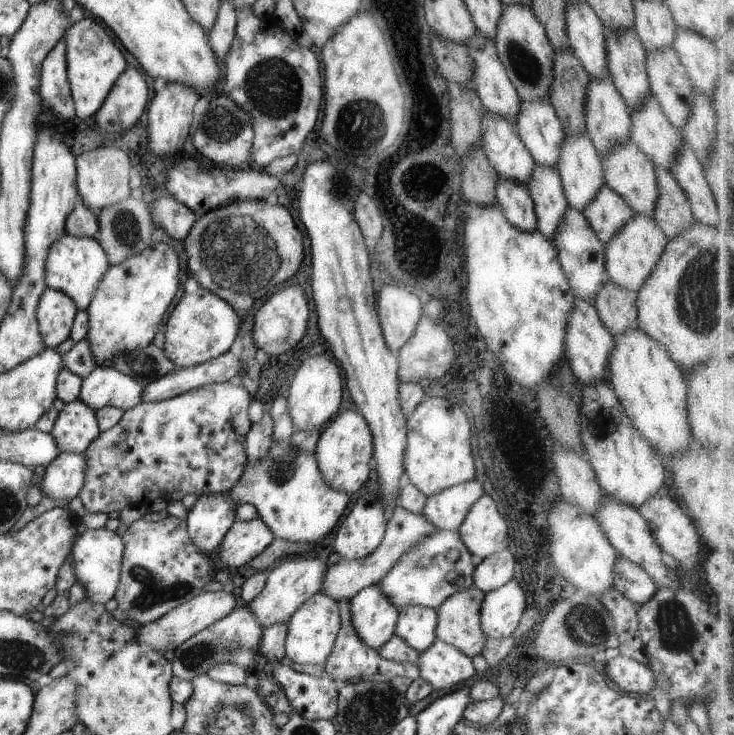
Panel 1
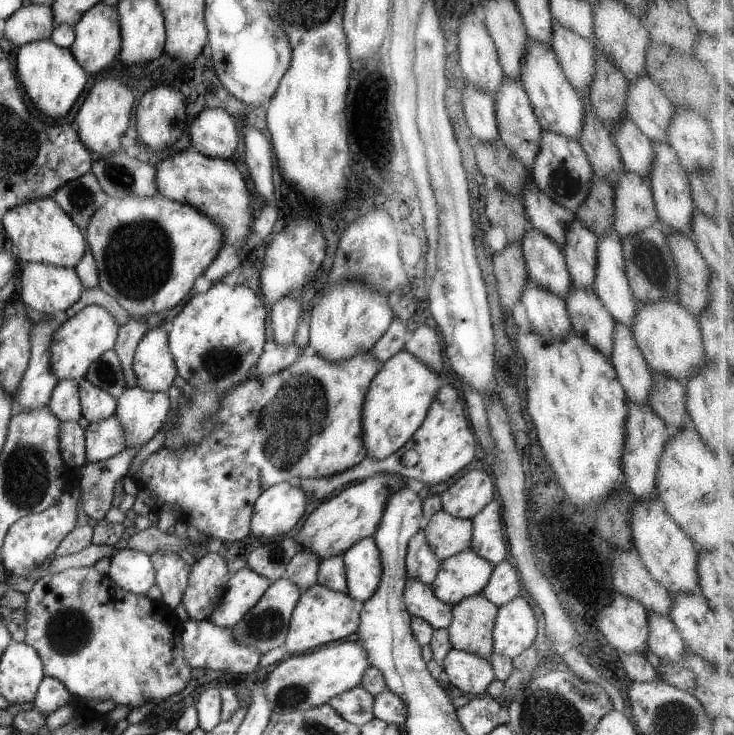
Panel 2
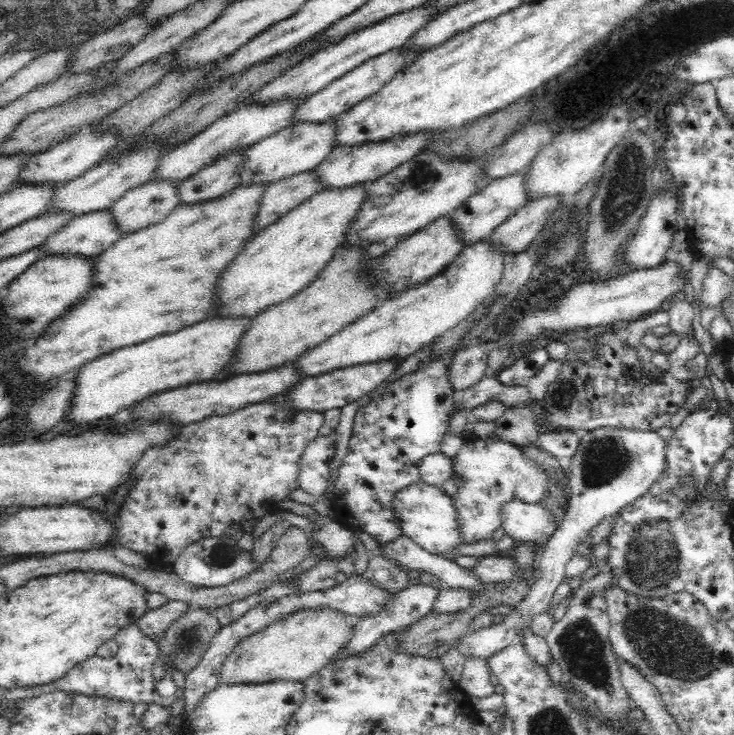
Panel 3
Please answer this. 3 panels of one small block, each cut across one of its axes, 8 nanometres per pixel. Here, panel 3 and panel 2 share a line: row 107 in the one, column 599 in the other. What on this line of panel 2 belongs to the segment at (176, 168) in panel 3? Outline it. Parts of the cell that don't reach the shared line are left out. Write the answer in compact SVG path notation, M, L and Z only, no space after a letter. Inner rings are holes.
M615 230L607 232L601 238L597 237L597 248L595 248L595 278L593 278L593 291L595 296L601 300L605 310L611 315L614 322L621 322L623 326L631 327L631 322L637 314L638 303L634 299L633 293L629 288L625 274L625 260L623 260L623 250Z

